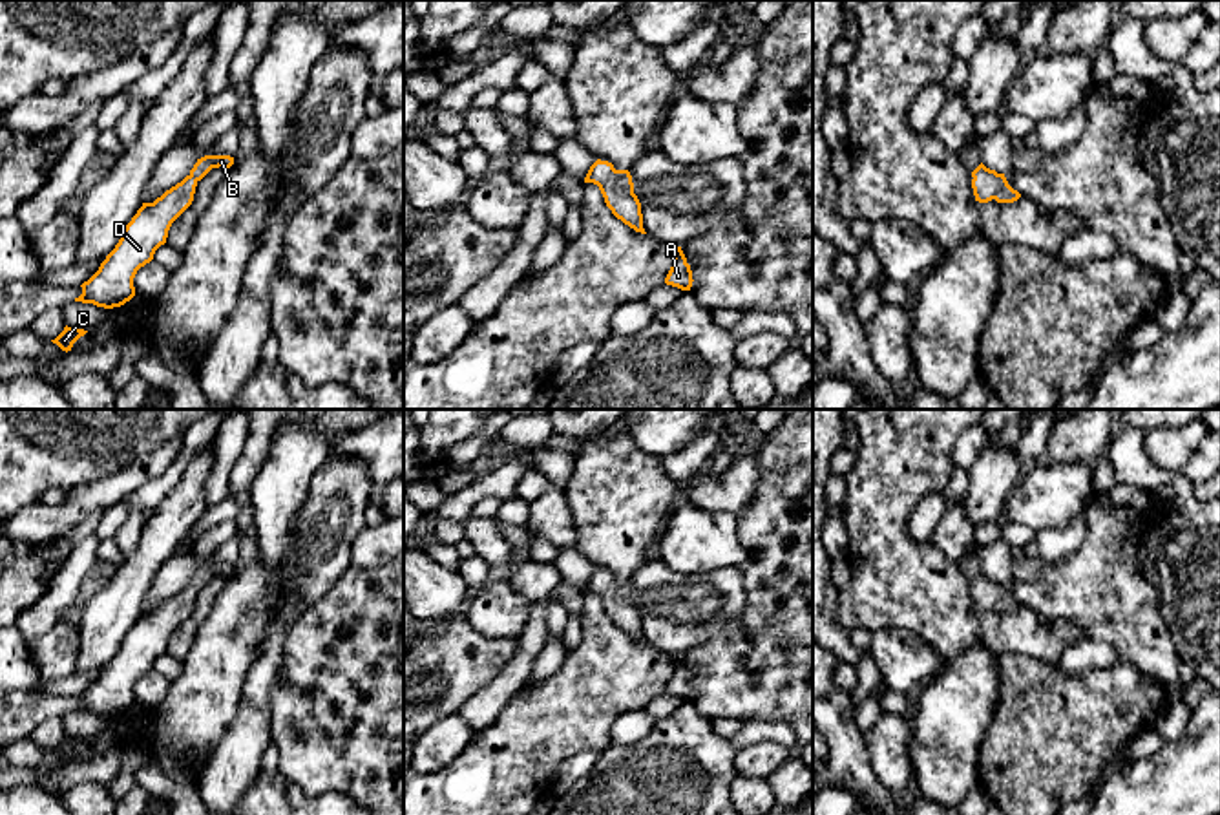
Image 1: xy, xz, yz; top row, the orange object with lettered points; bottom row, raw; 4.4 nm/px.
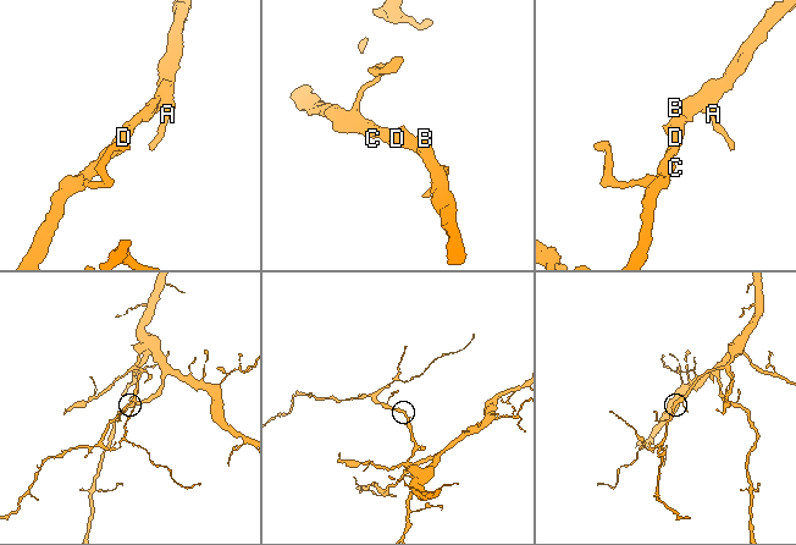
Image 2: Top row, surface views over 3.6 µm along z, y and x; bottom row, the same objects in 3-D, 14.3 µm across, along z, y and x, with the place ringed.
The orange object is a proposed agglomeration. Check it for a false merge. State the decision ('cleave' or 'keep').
keep

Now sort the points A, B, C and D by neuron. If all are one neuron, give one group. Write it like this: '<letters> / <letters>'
A B C D

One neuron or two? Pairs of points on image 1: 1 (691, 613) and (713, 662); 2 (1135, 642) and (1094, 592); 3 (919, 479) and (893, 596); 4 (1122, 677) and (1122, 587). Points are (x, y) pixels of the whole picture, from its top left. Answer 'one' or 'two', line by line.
1: two
2: one
3: one
4: two

